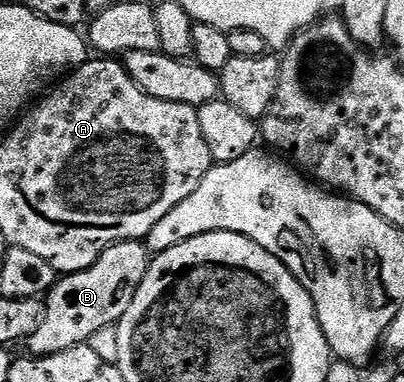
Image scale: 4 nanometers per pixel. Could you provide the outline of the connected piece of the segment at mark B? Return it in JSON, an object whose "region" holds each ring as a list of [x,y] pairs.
{"region":[[[144,241],[115,242],[101,253],[91,268],[64,275],[44,299],[45,315],[27,340],[28,353],[33,356],[58,354],[67,348],[86,345],[99,328],[116,326],[127,308],[131,308],[131,300],[135,300],[135,292],[139,284],[143,284],[143,276],[147,276],[150,261]]]}

